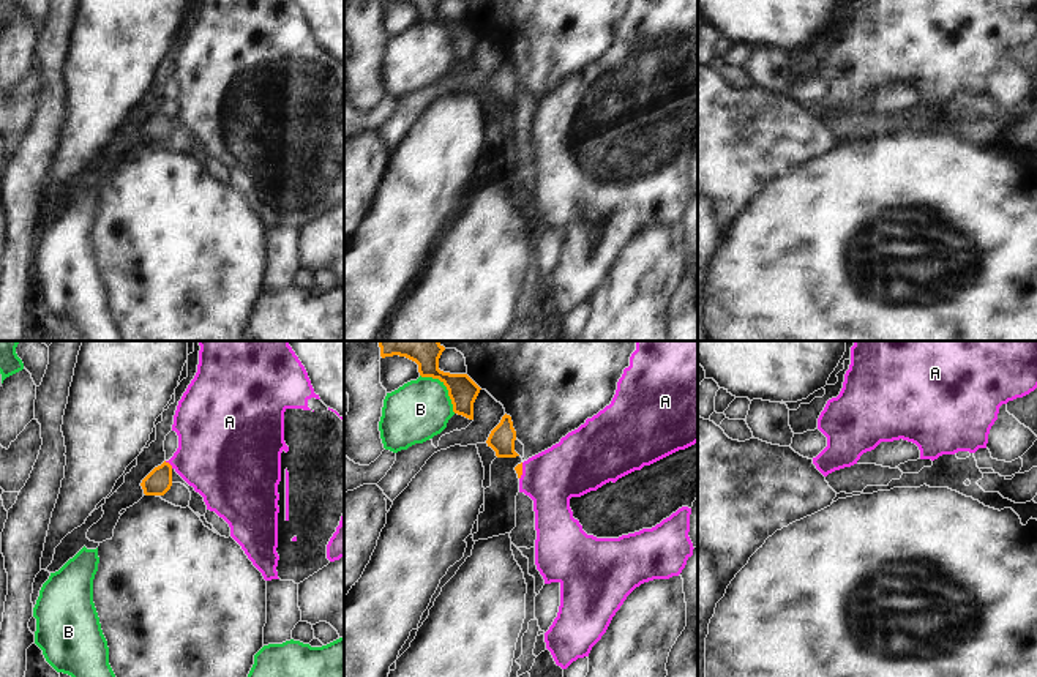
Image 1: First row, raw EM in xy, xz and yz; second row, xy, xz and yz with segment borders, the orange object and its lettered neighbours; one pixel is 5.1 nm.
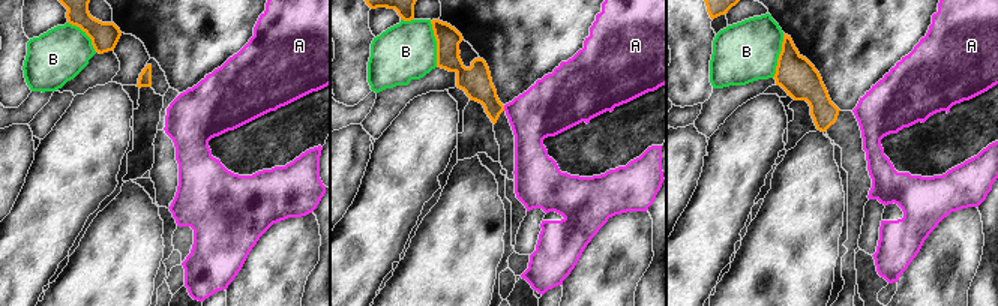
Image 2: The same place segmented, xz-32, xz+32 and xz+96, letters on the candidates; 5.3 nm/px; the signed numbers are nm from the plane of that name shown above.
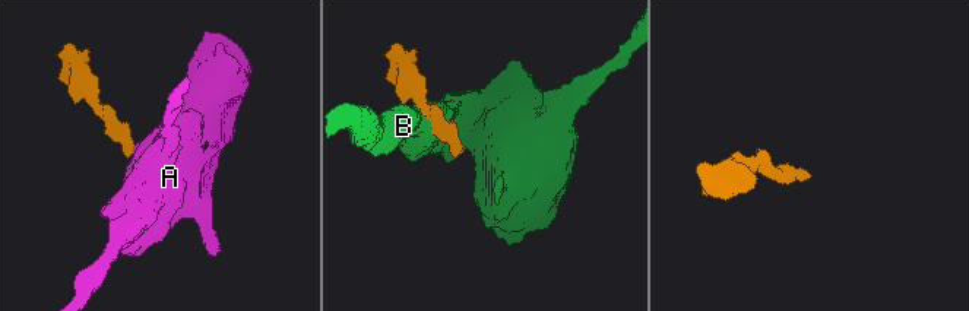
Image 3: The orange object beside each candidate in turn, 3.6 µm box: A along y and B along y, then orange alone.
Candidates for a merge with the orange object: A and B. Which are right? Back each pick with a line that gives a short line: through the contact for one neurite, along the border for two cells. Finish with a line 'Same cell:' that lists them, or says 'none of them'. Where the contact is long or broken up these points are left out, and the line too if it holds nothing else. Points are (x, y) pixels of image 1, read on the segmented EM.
Same cell: none of them

